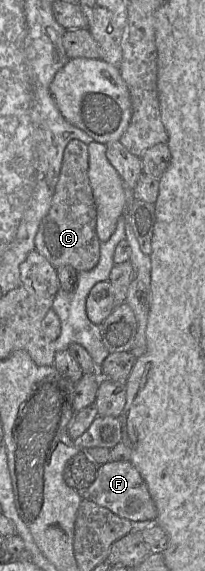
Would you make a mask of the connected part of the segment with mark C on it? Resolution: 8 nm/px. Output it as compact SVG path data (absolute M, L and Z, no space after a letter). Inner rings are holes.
M79 140L70 141L64 154L59 184L53 207L40 222L35 235L35 249L56 269L71 266L77 273L93 269L100 259L101 241L96 233L96 204L88 179L88 146Z

